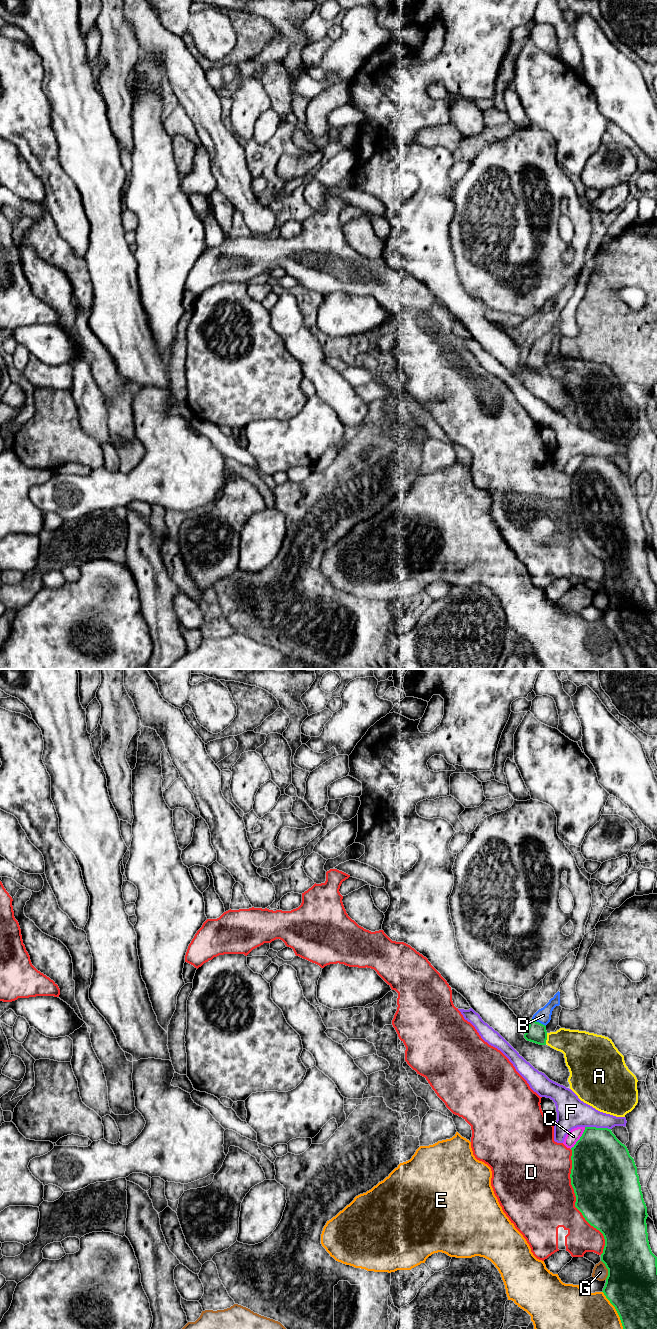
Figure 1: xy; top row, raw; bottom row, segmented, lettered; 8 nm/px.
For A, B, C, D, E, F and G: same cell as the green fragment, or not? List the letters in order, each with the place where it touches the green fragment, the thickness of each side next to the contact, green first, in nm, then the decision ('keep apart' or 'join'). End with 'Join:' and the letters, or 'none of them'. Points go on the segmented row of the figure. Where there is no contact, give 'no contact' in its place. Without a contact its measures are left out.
A: meets green in xy at (546, 1038); 160 nm thick on the green side, 240 nm on the other; keep apart
B: meets green in xy at (538, 1022); 160 nm thick on the green side, 120 nm on the other; join
C: meets green in xy at (580, 1138); 460 nm thick on the green side, 100 nm on the other; keep apart
D: meets green in xy at (575, 1203); 480 nm thick on the green side, 500 nm on the other; keep apart
E: meets green in xy at (616, 1310); 420 nm thick on the green side, 280 nm on the other; keep apart
F: meets green in xy at (598, 1128); 440 nm thick on the green side, 240 nm on the other; keep apart
G: meets green in xy at (608, 1270); 420 nm thick on the green side, 120 nm on the other; keep apart
Join: B

